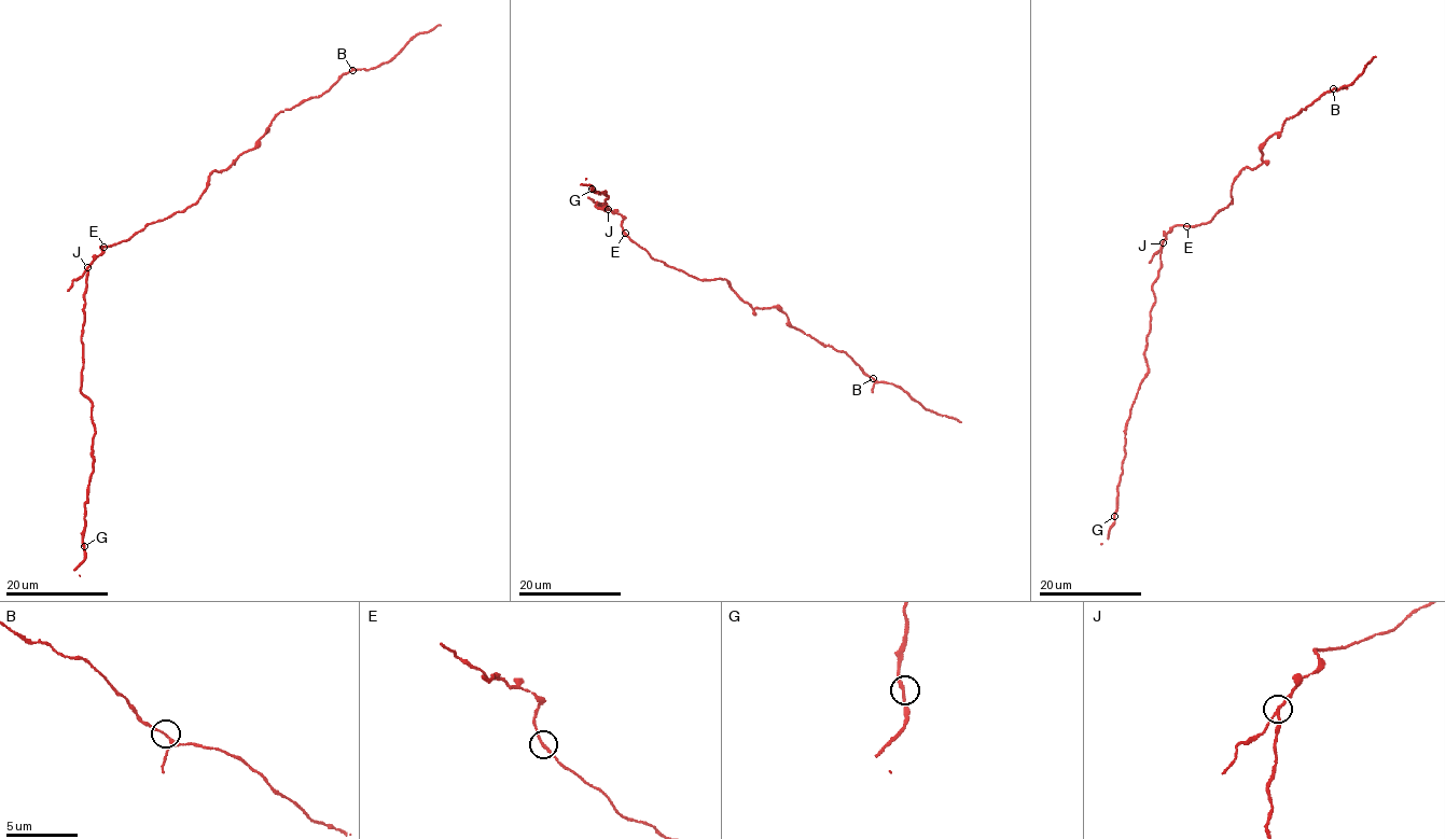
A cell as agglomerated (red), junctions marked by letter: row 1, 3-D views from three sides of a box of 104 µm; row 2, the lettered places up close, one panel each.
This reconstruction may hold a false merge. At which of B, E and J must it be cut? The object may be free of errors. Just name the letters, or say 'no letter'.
J

